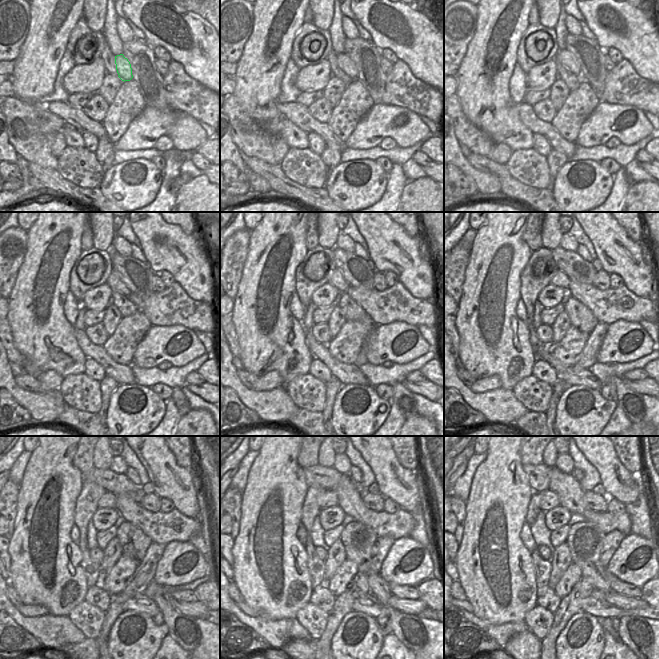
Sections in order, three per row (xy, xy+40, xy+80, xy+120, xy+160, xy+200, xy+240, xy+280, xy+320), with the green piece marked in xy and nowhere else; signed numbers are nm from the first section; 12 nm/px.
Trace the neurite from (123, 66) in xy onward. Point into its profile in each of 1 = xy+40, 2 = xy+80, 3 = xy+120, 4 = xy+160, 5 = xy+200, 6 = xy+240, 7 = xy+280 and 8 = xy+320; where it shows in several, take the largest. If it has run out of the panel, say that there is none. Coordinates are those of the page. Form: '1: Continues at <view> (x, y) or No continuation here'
1: Continues at xy+40 (347, 65)
2: Continues at xy+80 (566, 58)
3: Continues at xy+120 (114, 282)
4: Continues at xy+160 (336, 279)
5: Continues at xy+200 (560, 279)
6: Continues at xy+240 (108, 500)
7: Continues at xy+280 (327, 498)
8: Continues at xy+320 (548, 499)

